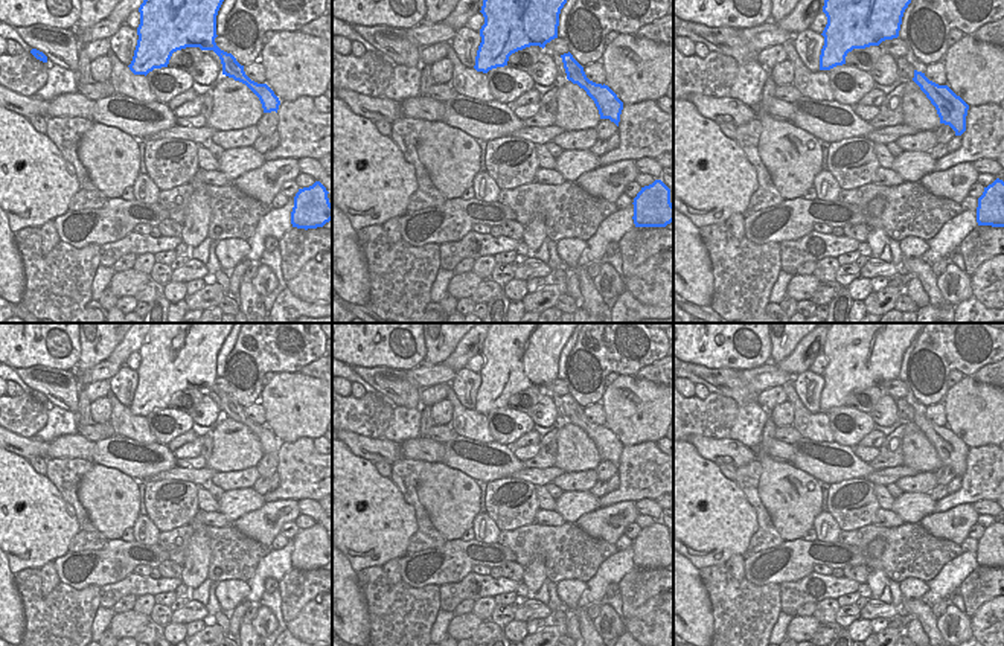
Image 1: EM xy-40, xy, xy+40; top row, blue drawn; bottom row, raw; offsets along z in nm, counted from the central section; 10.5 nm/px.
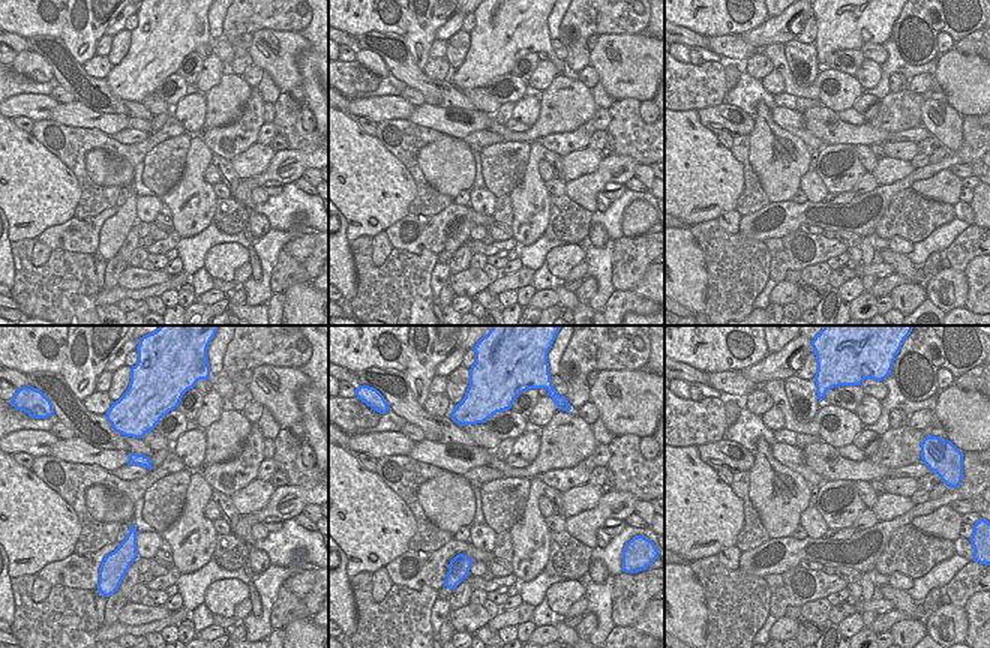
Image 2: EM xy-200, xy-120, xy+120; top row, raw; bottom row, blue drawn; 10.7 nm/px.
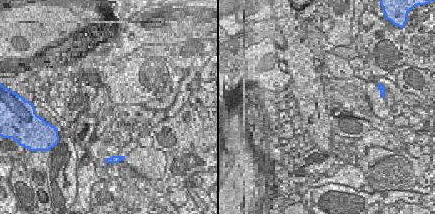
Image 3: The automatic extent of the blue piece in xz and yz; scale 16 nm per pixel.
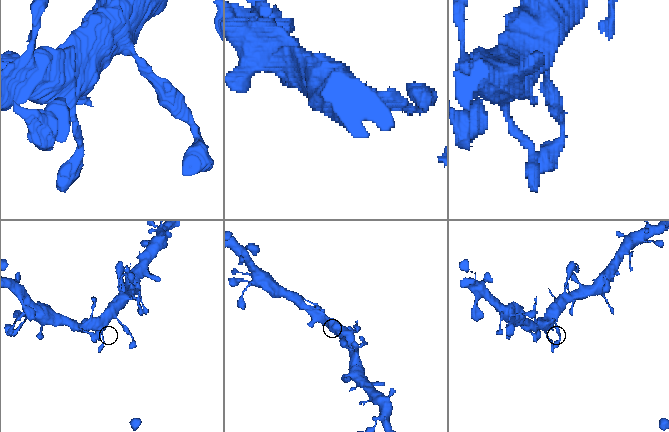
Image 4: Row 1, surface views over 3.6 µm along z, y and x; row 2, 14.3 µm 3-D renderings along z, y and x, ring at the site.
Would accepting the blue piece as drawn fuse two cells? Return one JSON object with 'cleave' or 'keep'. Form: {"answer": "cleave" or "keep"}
{"answer": "keep"}

